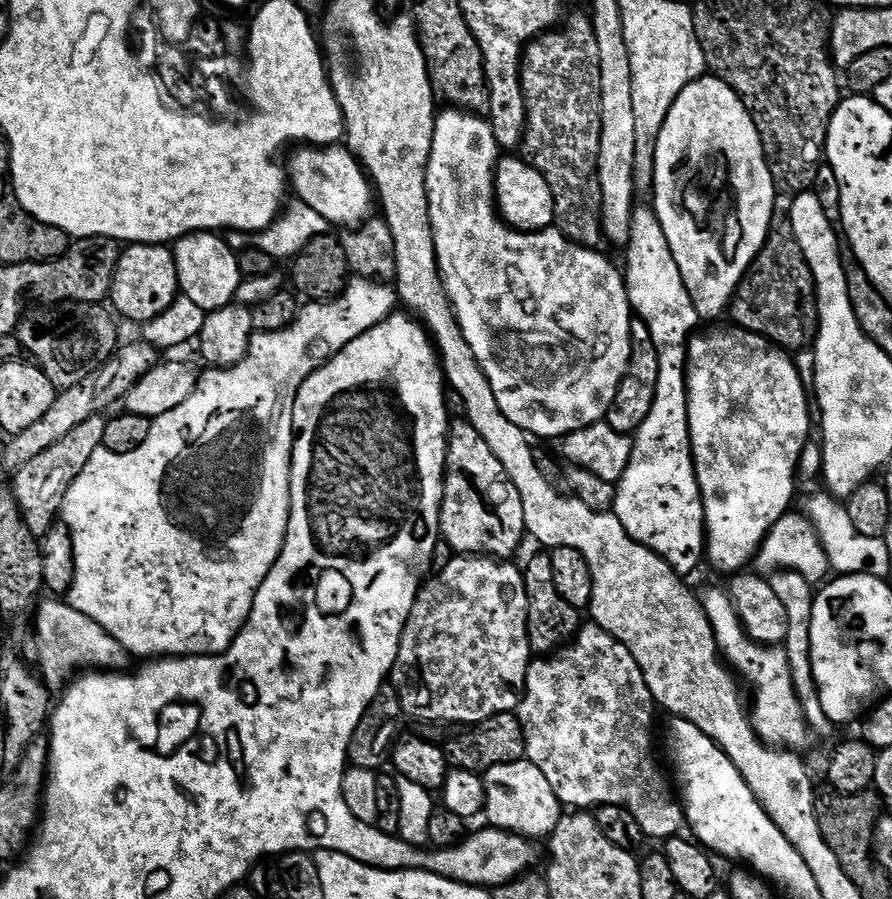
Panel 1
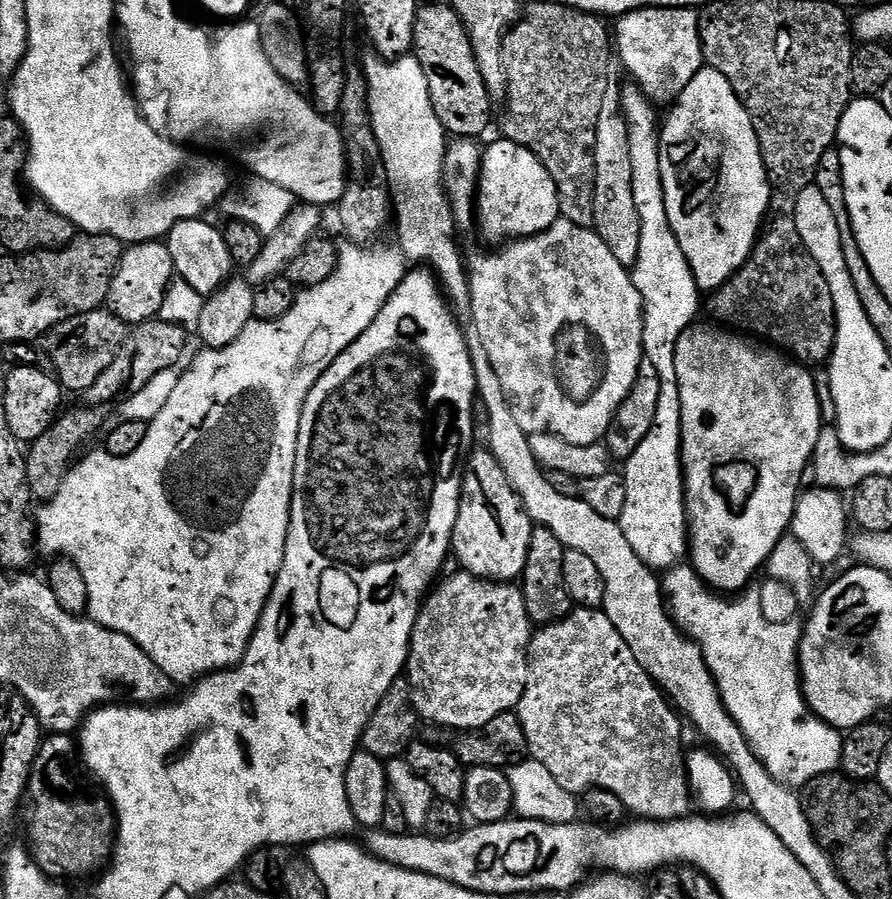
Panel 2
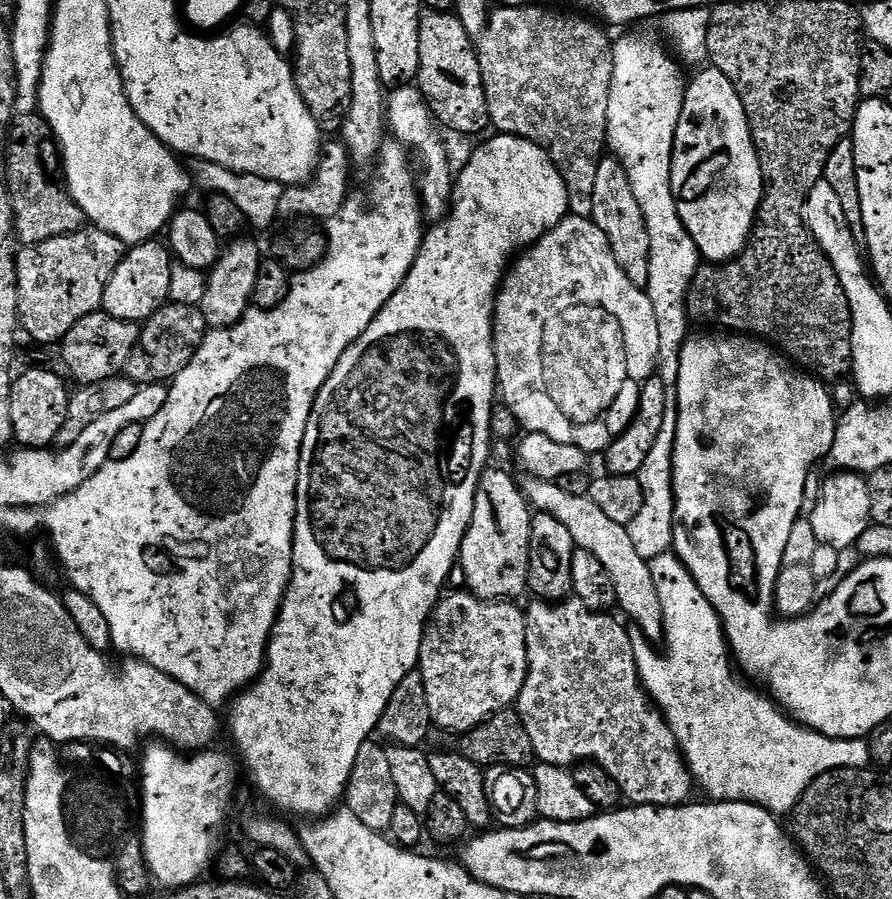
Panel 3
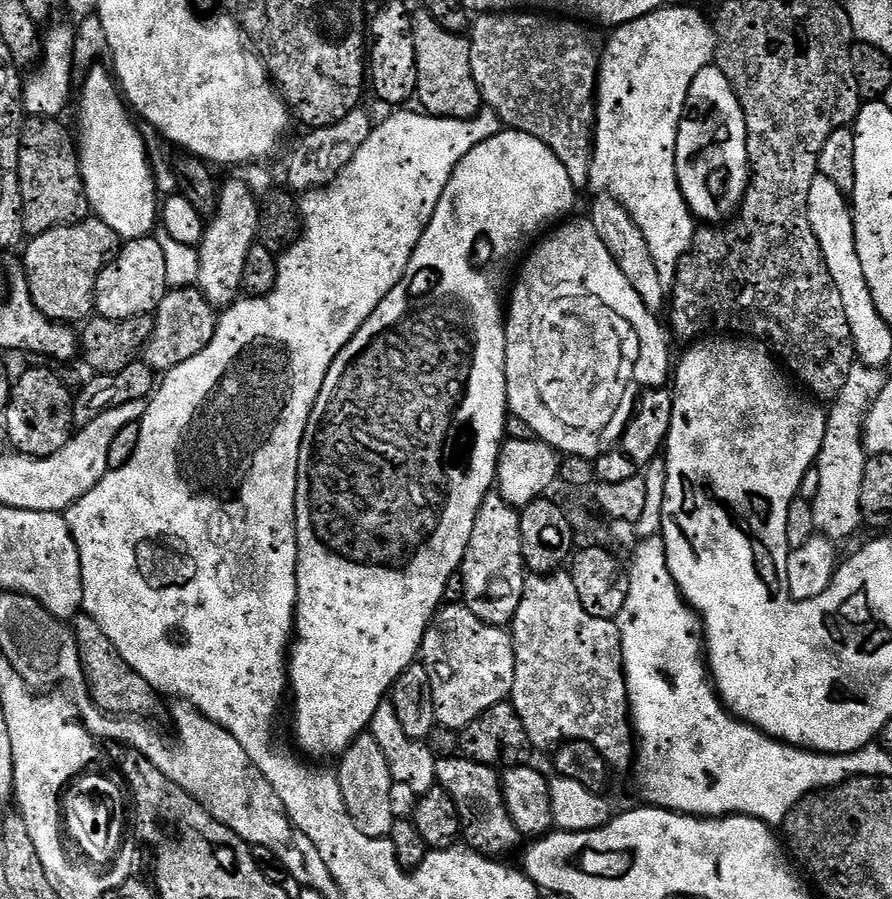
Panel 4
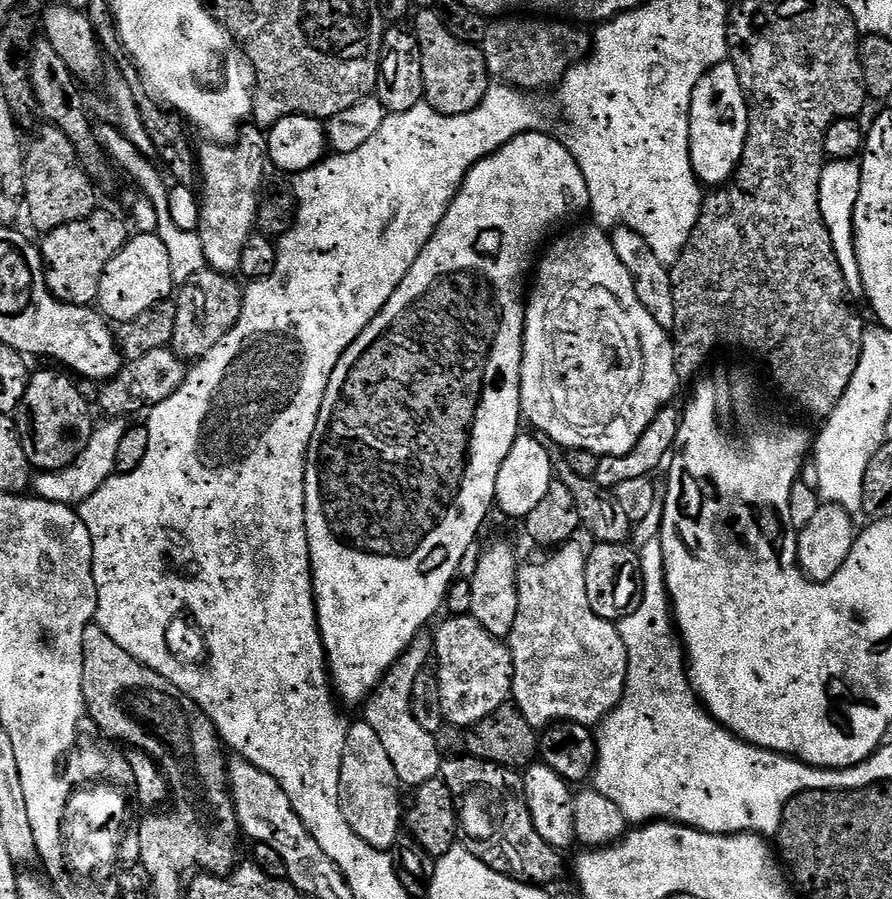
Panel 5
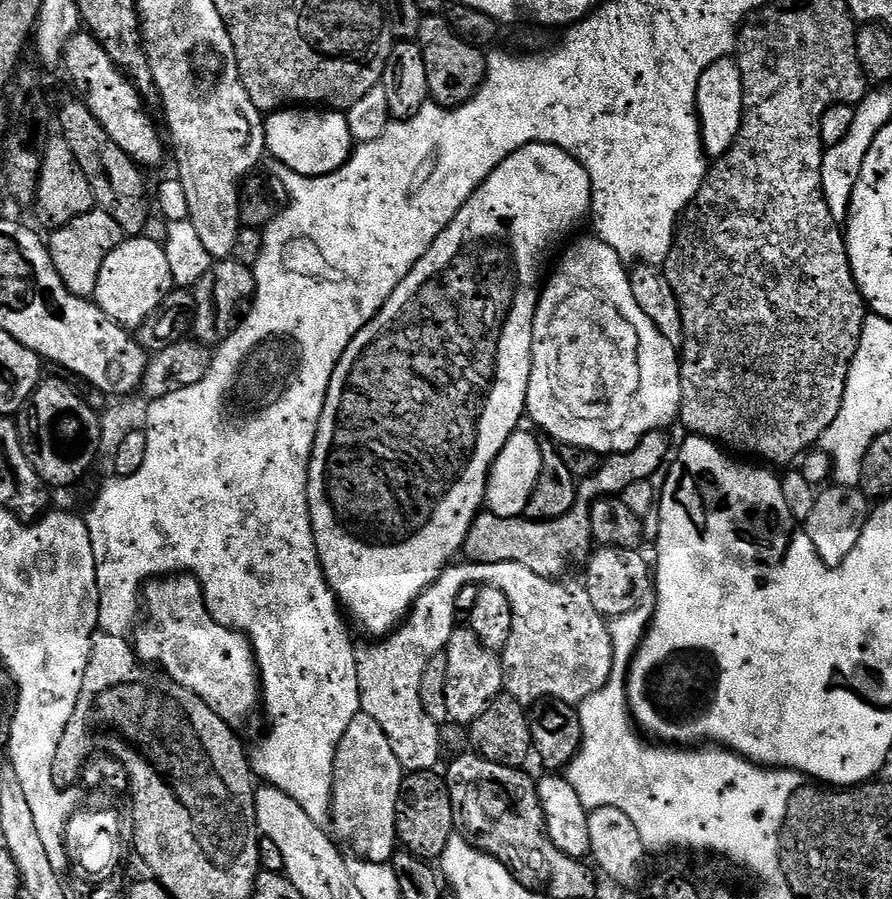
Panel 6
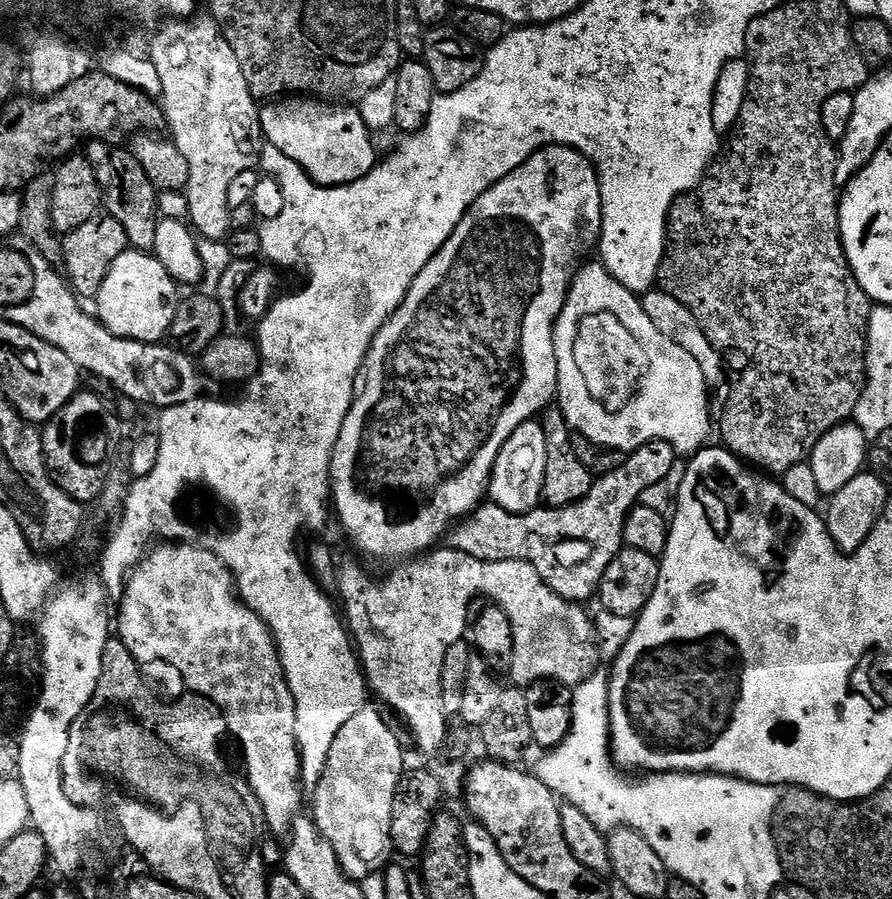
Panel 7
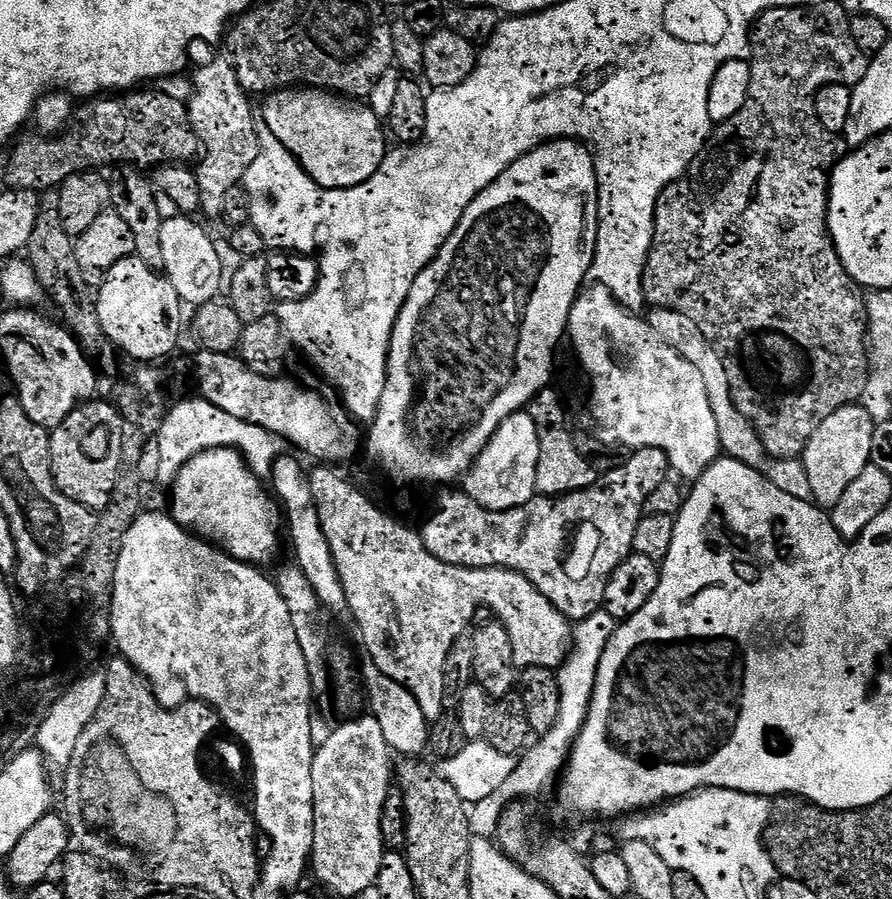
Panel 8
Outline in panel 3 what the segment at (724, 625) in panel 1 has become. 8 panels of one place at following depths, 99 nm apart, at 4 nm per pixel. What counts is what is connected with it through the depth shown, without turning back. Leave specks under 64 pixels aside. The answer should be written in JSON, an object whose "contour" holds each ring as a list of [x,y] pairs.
{"contour":[[[675,551],[658,554],[649,563],[648,569],[654,578],[654,590],[658,590],[658,602],[662,610],[662,641],[668,647],[668,653],[659,656],[648,645],[651,643],[647,639],[637,639],[632,646],[636,669],[644,691],[676,735],[676,741],[680,743],[680,754],[684,757],[688,771],[692,773],[695,787],[699,791],[701,788],[708,795],[705,797],[716,802],[743,800],[759,804],[773,814],[788,814],[796,807],[798,798],[804,793],[806,786],[814,782],[814,778],[827,772],[837,772],[839,768],[865,768],[869,765],[868,746],[863,739],[830,738],[813,728],[797,724],[791,716],[781,711],[775,700],[750,686],[747,679],[738,675],[730,659],[730,649],[726,643],[724,626],[720,623],[720,615],[714,610],[706,594],[702,594],[698,582],[690,574],[688,567],[677,558]]]}

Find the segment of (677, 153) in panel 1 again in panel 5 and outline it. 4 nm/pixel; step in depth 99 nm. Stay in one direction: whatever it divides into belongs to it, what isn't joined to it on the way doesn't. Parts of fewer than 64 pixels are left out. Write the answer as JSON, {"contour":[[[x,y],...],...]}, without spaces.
{"contour":[[[731,62],[715,64],[694,86],[690,102],[690,162],[701,185],[723,186],[736,174],[748,133],[748,100]]]}

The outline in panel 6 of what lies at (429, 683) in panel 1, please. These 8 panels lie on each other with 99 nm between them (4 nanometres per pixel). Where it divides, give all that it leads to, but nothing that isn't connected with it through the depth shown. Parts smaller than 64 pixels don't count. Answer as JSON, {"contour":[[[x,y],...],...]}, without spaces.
{"contour":[[[453,627],[446,654],[446,710],[449,721],[470,726],[484,713],[495,696],[505,691],[504,665],[497,653],[486,650],[472,632],[471,627]]]}

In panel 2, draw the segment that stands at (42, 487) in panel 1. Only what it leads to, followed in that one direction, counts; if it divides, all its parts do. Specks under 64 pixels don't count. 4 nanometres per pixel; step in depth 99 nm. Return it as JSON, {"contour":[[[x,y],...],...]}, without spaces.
{"contour":[[[93,404],[83,407],[72,408],[69,412],[67,409],[63,414],[57,416],[50,426],[50,430],[46,430],[46,434],[42,434],[42,438],[31,441],[30,447],[27,449],[28,485],[37,501],[47,502],[54,498],[54,494],[58,494],[68,469],[81,455],[80,440],[90,439],[111,416],[114,416],[112,404]]]}

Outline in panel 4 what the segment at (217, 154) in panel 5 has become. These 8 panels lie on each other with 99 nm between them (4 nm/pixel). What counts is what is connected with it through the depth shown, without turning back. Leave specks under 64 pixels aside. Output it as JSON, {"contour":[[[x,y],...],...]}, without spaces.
{"contour":[[[240,179],[235,181],[235,185],[236,196],[221,195],[216,212],[207,221],[204,236],[198,245],[200,269],[196,284],[217,310],[223,310],[241,299],[242,269],[246,267],[246,256],[260,235],[258,196]]]}

